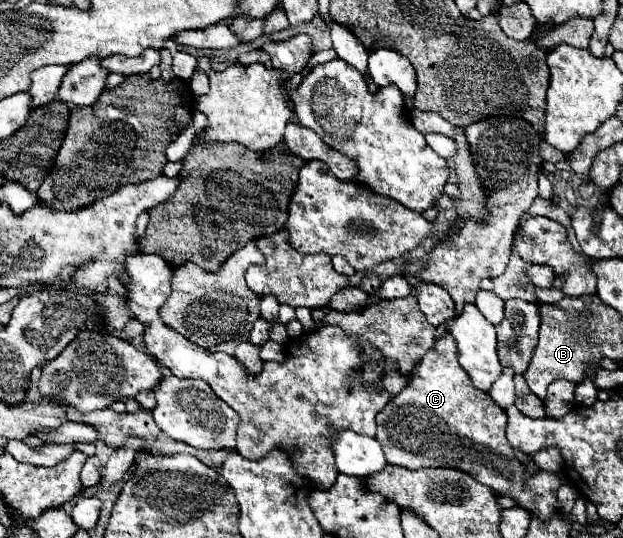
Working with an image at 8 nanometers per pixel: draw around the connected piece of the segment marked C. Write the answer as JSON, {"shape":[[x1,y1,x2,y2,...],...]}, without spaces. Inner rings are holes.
{"shape":[[444,333,422,357,410,383,386,403,376,417,378,433,390,465,408,469,452,467,472,475,476,481,500,495,512,497,520,507,548,521,556,513,556,491,562,485,558,473,528,473,506,439,506,413,492,397,476,389,458,363,456,339]]}

